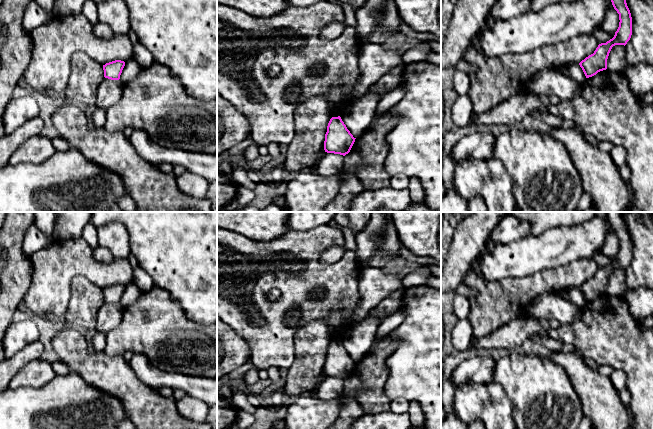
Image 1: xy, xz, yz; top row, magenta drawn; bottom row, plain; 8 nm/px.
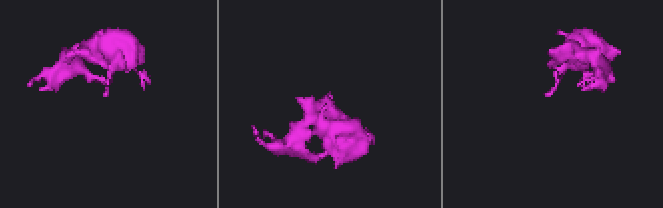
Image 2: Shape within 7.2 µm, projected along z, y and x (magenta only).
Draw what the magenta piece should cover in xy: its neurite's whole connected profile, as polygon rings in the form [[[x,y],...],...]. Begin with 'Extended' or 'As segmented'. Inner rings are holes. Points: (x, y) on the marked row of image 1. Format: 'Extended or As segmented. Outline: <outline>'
As segmented. Outline: [[[121,60],[106,63],[103,65],[104,77],[111,80],[119,80],[124,66],[125,62]]]

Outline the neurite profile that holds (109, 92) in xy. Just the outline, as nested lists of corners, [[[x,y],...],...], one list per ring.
[[[105,78],[99,85],[94,107],[108,109],[122,97],[123,83],[120,80]]]

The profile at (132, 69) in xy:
[[[133,58],[125,62],[125,66],[120,75],[120,81],[125,84],[129,81],[135,79],[140,72],[143,70],[143,67],[139,65]]]

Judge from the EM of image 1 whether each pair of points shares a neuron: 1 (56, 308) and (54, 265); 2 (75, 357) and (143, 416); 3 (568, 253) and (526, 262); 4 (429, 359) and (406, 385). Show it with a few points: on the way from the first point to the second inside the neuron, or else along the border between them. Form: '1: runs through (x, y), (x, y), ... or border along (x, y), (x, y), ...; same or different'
1: runs through (54, 297), (54, 276); same
2: runs through (93, 367), (103, 371), (130, 398); same
3: runs through (558, 253), (536, 253); same
4: runs through (426, 365), (412, 379); same

